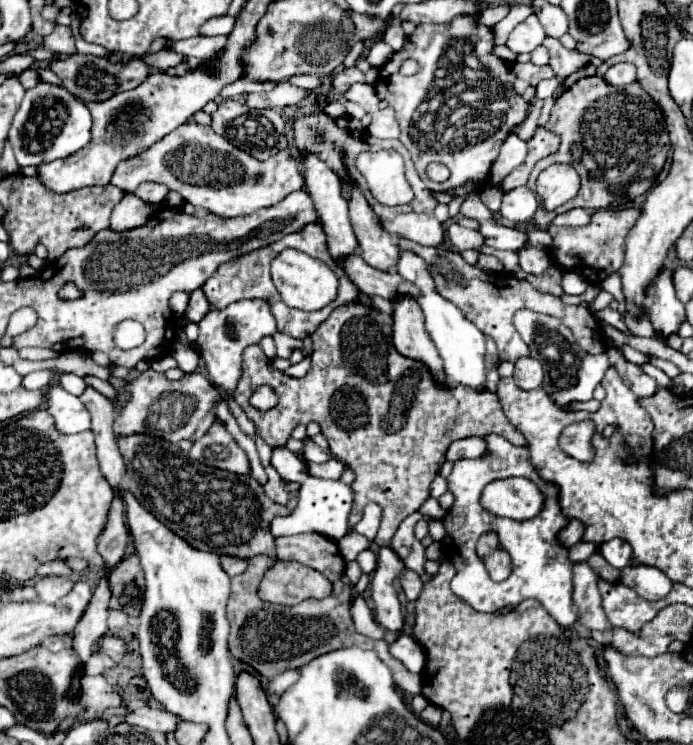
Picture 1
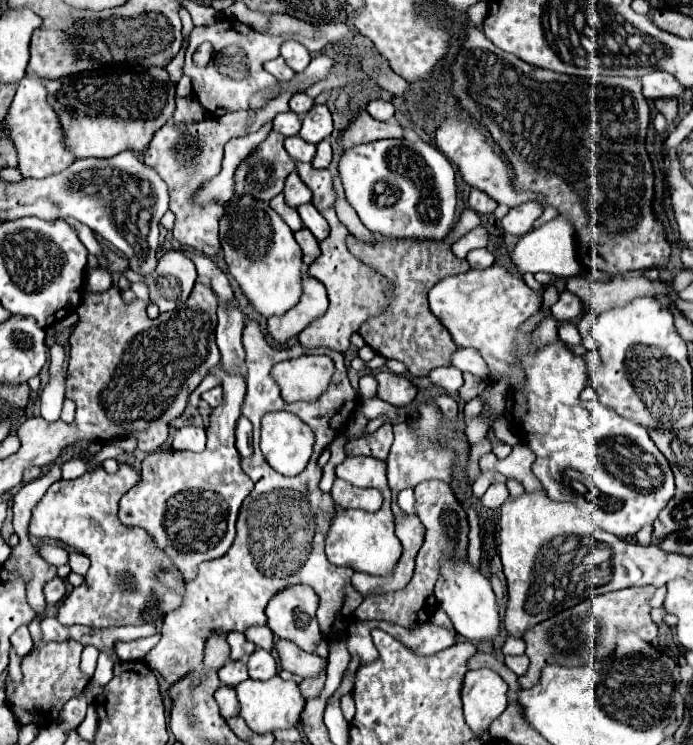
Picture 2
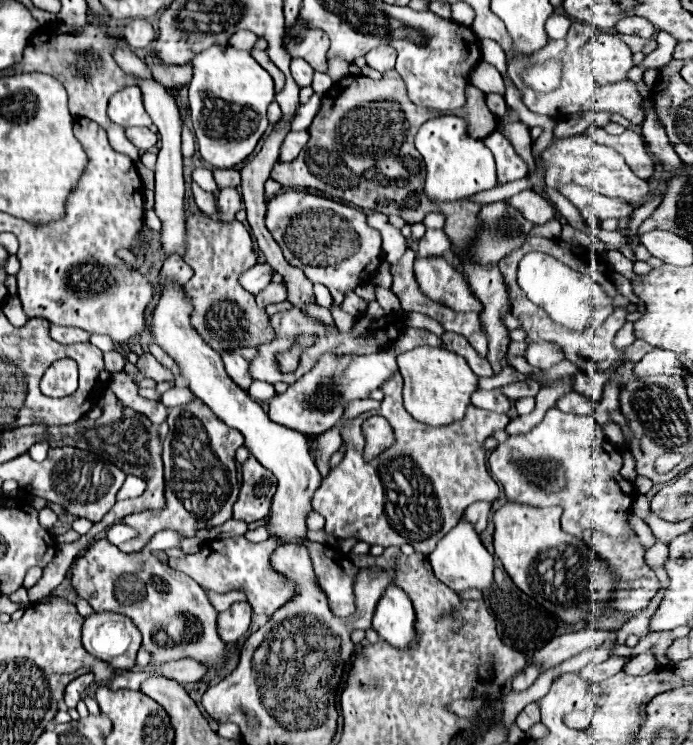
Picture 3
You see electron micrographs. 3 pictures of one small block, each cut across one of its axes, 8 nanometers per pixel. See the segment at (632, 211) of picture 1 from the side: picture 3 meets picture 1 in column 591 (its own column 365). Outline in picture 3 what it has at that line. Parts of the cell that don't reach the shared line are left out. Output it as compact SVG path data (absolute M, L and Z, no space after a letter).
M288 190L268 202L266 226L280 244L284 258L304 270L314 284L324 284L334 302L342 302L344 292L370 280L382 262L382 236L366 224L366 216L350 206L314 194Z

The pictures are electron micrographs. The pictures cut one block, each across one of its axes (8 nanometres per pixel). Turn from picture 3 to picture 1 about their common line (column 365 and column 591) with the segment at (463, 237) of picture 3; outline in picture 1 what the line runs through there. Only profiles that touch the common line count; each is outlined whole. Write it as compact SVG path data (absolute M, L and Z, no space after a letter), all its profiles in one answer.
M590 76L570 86L568 92L558 98L550 120L546 122L546 128L558 132L562 140L560 148L556 154L536 162L526 186L534 190L538 174L554 162L576 162L582 186L578 196L568 200L556 212L536 212L534 224L544 230L552 224L556 214L570 208L616 208L648 192L656 176L662 172L670 152L668 130L662 126L664 114L660 106L640 88L638 82L620 88L608 86L598 76Z

